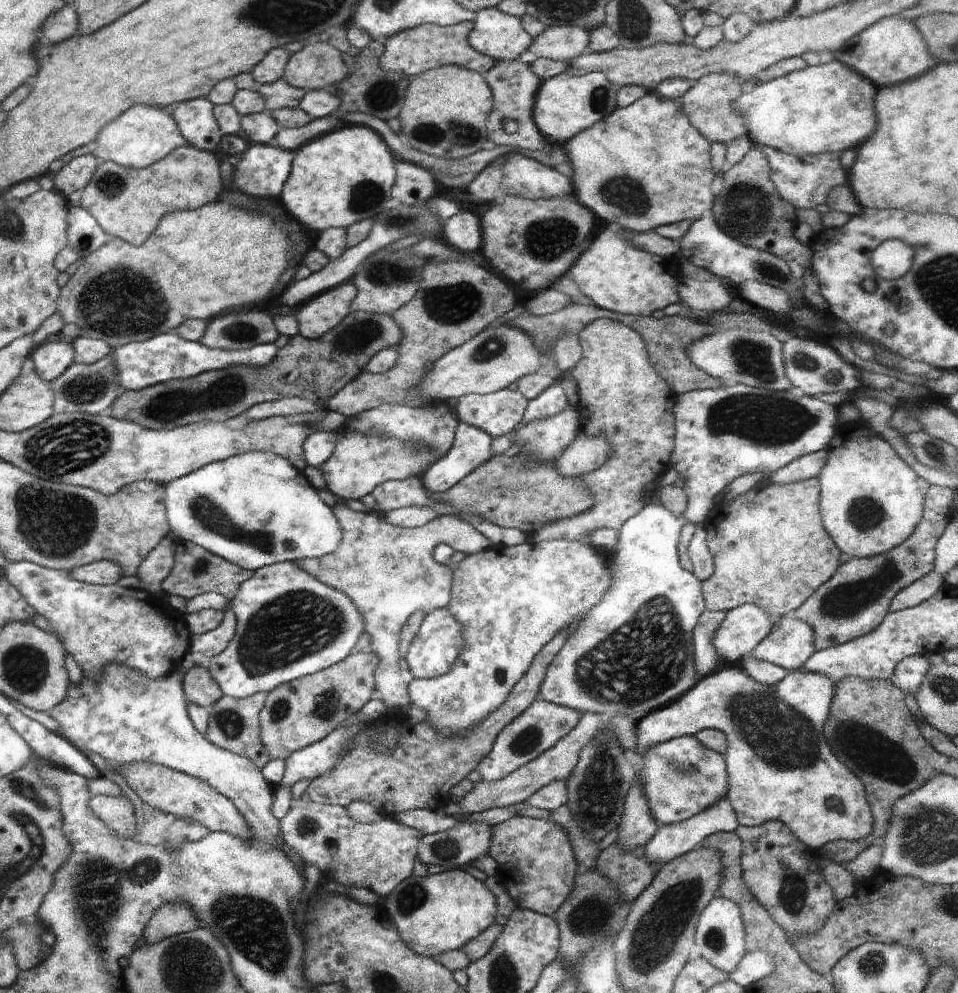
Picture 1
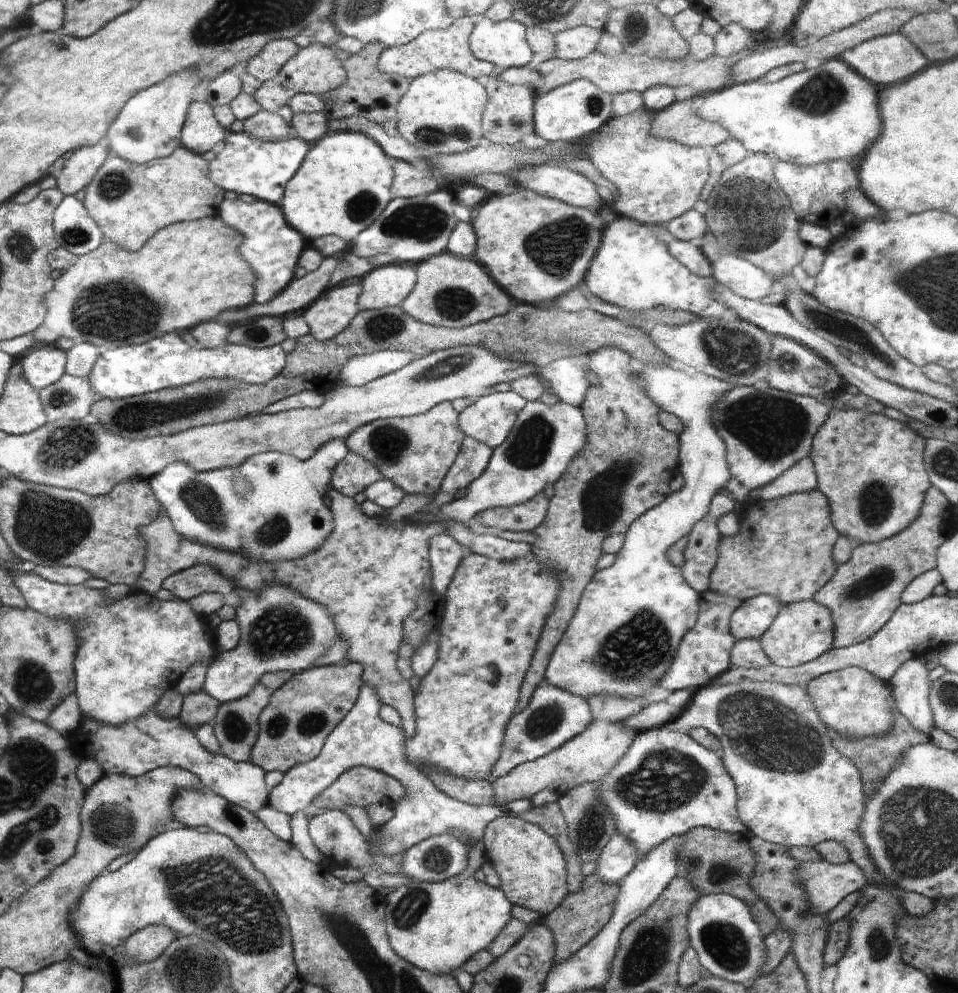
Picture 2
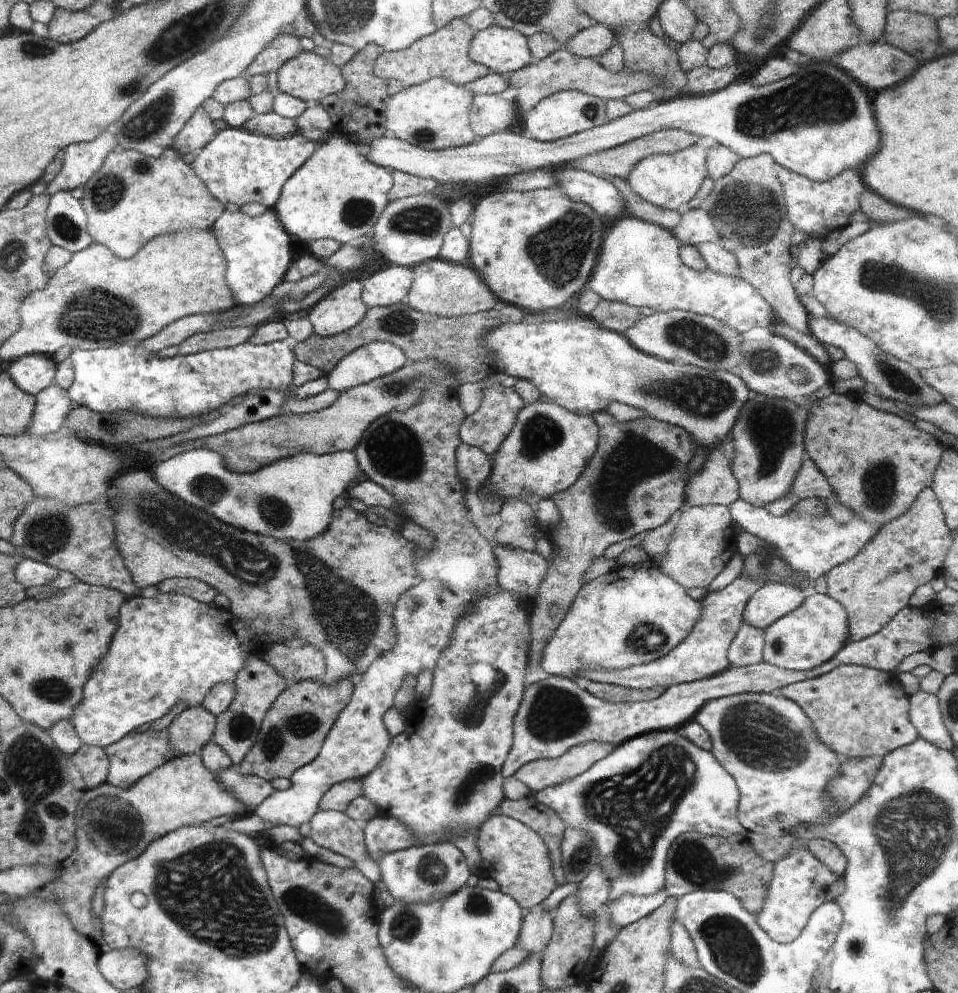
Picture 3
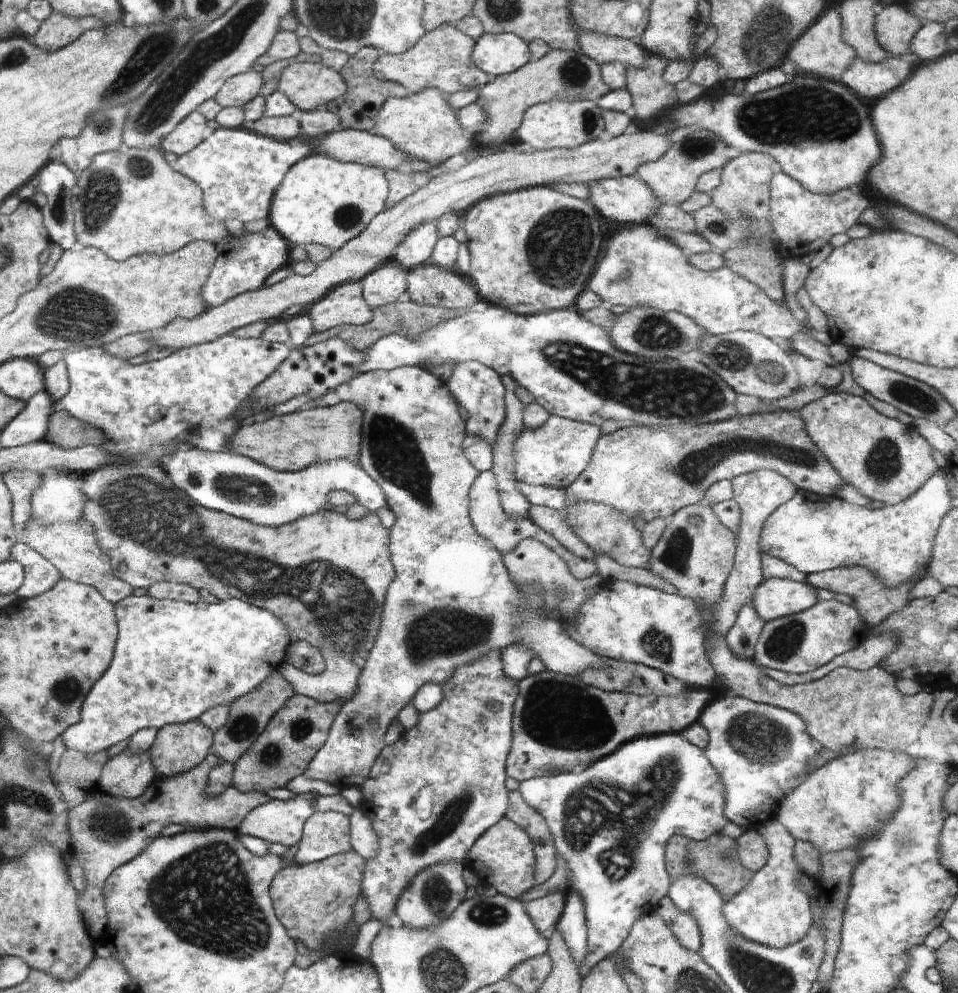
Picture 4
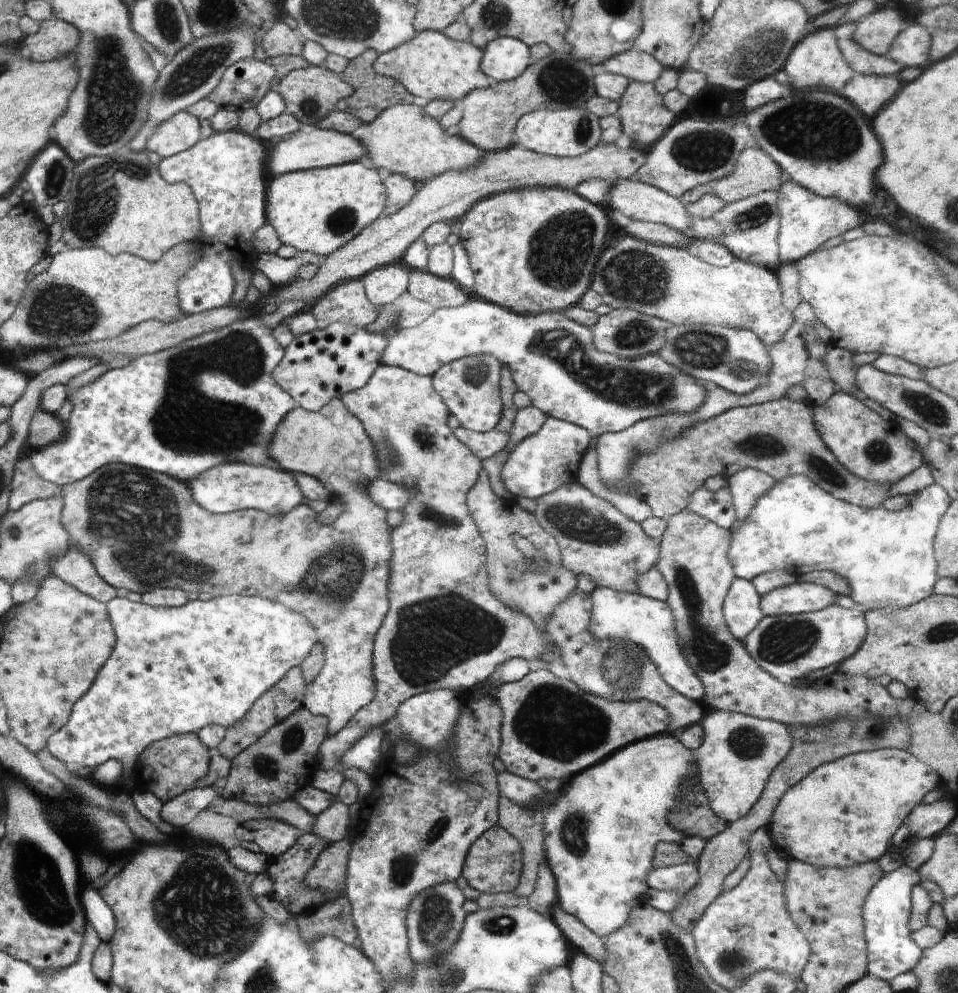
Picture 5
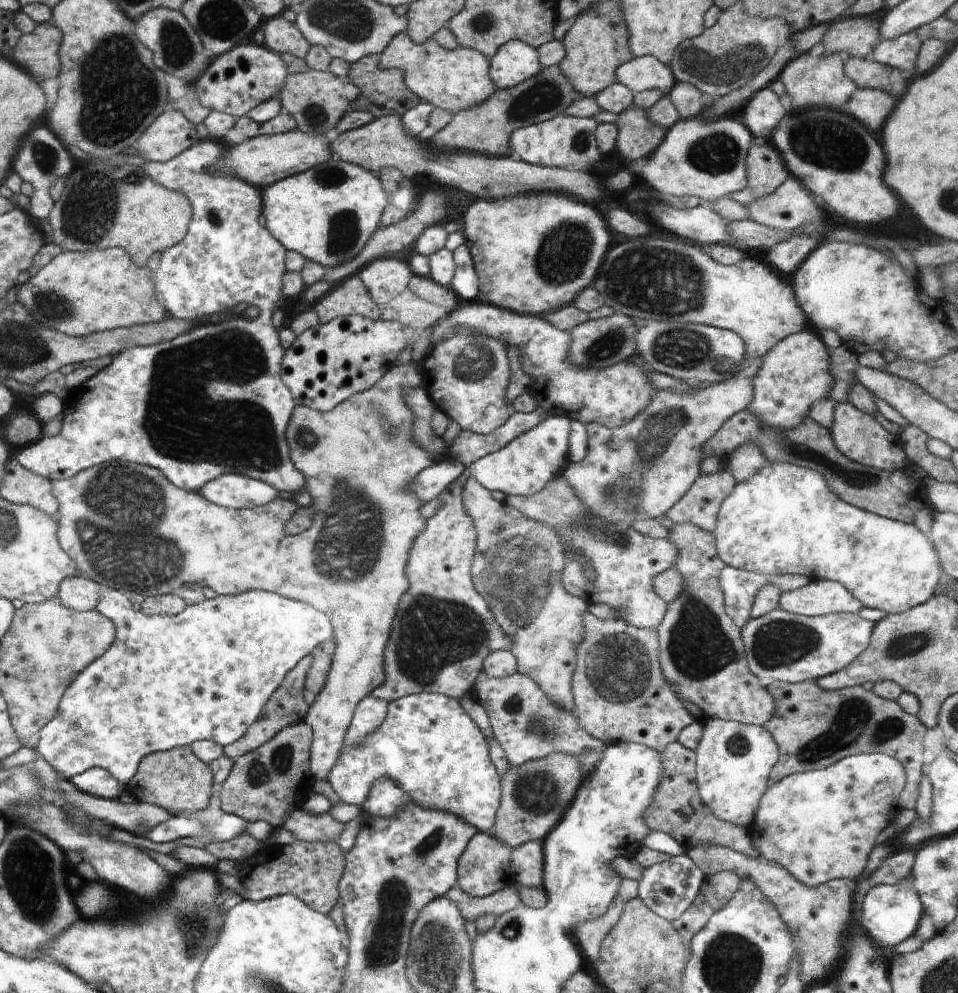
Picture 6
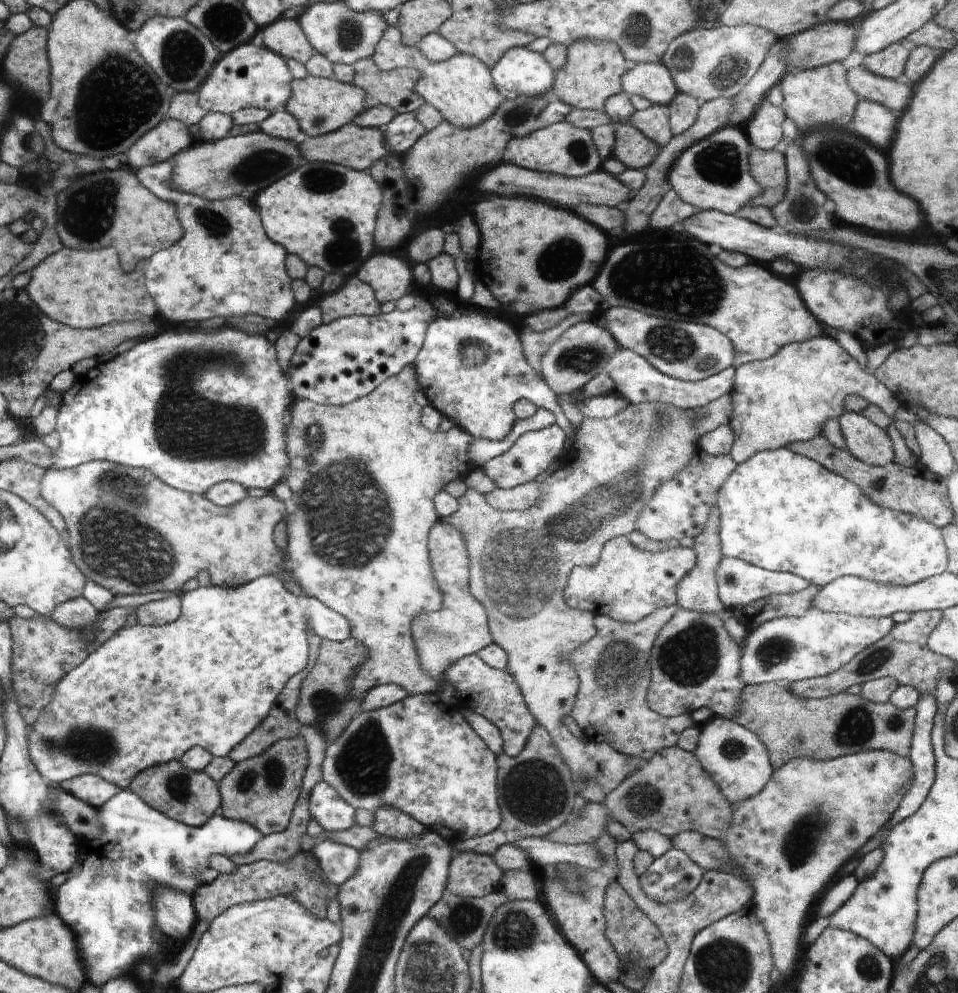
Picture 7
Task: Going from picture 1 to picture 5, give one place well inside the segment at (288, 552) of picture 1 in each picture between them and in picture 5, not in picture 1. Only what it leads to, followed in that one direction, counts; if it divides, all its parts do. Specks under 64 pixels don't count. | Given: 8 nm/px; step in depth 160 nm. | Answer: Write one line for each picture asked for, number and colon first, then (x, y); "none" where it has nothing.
2: (271, 508)
3: (291, 499)
4: (225, 481)
5: (230, 486)

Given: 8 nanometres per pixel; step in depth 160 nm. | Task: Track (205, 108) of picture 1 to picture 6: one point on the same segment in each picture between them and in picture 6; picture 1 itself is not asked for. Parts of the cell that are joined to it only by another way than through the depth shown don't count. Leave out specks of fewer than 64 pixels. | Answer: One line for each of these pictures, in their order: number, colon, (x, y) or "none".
2: (201, 132)
3: (199, 130)
4: (187, 135)
5: (181, 132)
6: (172, 133)

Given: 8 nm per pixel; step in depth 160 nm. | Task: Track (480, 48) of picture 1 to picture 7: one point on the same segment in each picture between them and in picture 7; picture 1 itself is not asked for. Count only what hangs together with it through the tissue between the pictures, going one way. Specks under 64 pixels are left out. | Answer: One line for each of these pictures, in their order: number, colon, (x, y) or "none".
2: (503, 43)
3: (503, 51)
4: (496, 54)
5: (504, 59)
6: (515, 61)
7: (519, 71)

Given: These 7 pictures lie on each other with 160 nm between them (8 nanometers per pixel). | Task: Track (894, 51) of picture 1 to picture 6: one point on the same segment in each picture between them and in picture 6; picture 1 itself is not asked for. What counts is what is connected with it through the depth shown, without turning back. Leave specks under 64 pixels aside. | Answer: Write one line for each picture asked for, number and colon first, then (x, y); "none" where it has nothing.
2: (887, 59)
3: (878, 65)
4: (870, 80)
5: (869, 93)
6: (871, 107)

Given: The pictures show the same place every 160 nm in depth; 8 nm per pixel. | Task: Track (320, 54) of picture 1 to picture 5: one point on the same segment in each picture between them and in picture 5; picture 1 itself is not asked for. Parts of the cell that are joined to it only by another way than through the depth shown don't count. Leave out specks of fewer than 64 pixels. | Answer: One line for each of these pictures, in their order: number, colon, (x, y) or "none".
2: (315, 69)
3: (308, 76)
4: (308, 85)
5: (310, 94)

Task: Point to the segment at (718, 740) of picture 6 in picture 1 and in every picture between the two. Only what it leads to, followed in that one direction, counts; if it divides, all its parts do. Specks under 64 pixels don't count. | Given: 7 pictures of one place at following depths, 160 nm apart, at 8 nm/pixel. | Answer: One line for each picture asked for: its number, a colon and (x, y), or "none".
1: (779, 766)
2: (794, 788)
3: (766, 742)
4: (763, 753)
5: (739, 752)

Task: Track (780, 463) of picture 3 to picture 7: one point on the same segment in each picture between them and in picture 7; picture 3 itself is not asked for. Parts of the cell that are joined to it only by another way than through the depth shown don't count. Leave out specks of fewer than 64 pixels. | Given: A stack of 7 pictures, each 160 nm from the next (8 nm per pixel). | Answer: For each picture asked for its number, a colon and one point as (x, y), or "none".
4: (759, 493)
5: (746, 486)
6: (747, 460)
7: (787, 397)

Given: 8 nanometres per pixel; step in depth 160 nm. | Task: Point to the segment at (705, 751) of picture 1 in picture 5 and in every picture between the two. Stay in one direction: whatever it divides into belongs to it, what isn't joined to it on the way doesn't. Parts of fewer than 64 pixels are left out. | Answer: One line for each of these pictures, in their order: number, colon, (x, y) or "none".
2: (666, 784)
3: (680, 789)
4: (619, 869)
5: (601, 828)

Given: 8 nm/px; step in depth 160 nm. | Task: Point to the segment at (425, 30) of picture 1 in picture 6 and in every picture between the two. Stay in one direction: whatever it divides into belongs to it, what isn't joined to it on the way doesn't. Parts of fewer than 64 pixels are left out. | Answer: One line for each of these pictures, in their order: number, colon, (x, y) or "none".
2: (448, 48)
3: (445, 55)
4: (443, 61)
5: (432, 67)
6: (451, 79)

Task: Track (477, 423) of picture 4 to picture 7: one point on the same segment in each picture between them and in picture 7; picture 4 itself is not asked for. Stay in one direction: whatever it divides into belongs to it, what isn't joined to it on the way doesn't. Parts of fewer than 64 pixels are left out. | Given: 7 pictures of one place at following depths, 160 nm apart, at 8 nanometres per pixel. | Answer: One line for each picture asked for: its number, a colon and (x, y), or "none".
5: (470, 386)
6: (466, 376)
7: (471, 368)

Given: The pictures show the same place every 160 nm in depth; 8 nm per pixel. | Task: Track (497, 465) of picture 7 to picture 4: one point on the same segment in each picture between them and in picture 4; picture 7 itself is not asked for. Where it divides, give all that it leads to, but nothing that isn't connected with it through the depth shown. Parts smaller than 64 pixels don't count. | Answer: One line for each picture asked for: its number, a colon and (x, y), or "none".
4: (554, 455)
5: (541, 463)
6: (524, 466)

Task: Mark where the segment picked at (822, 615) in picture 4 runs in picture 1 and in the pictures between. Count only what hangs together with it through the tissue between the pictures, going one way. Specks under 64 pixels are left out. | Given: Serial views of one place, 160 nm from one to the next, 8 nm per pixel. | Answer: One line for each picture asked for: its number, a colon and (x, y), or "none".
1: (789, 644)
2: (801, 632)
3: (813, 633)

